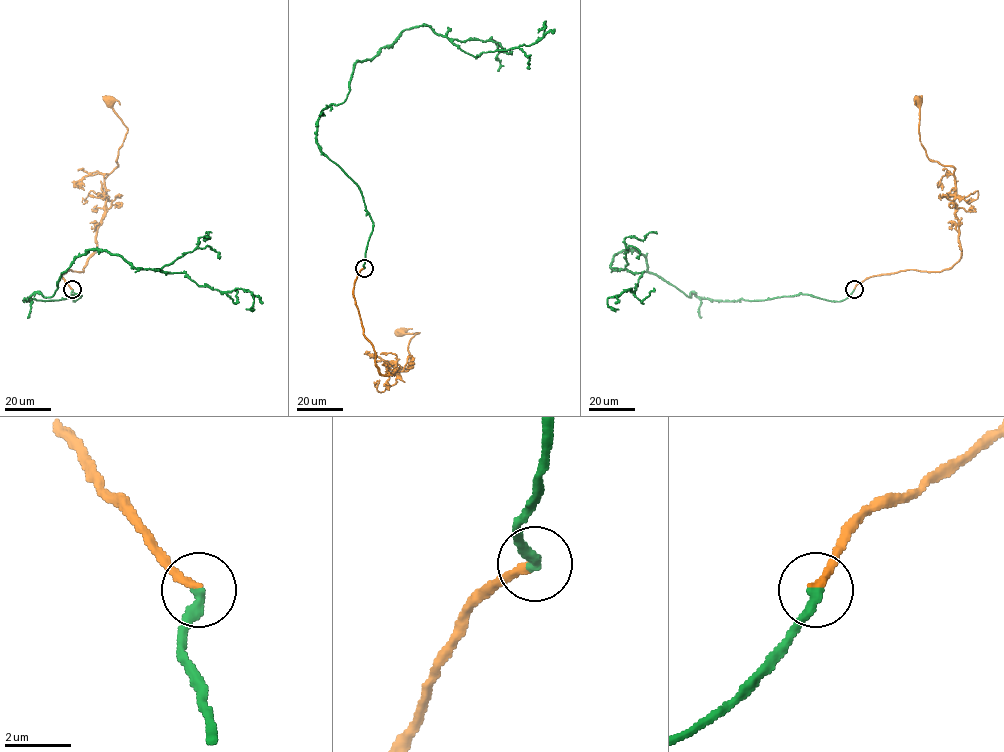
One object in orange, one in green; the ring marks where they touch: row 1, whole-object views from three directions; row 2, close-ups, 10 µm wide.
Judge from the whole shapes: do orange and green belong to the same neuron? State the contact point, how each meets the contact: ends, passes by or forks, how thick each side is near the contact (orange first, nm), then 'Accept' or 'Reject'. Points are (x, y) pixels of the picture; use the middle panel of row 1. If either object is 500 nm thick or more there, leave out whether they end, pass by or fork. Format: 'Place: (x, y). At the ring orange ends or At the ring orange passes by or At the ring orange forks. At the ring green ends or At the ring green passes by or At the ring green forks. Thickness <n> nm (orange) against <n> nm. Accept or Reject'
Place: (364, 268). At the ring orange ends. At the ring green ends. Thickness 240 nm (orange) against 320 nm. Accept

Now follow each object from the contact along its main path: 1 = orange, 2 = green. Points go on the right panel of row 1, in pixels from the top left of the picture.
1: (853, 289), (874, 276), (950, 269), (961, 256), (955, 168), (928, 157), (915, 100), (914, 105)
2: (853, 289), (839, 301), (689, 297), (622, 250), (611, 267), (642, 273), (634, 291), (607, 300), (618, 309)

